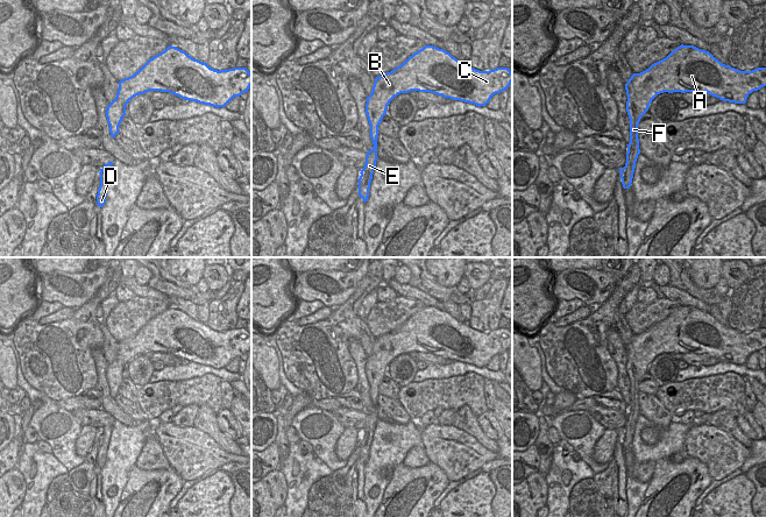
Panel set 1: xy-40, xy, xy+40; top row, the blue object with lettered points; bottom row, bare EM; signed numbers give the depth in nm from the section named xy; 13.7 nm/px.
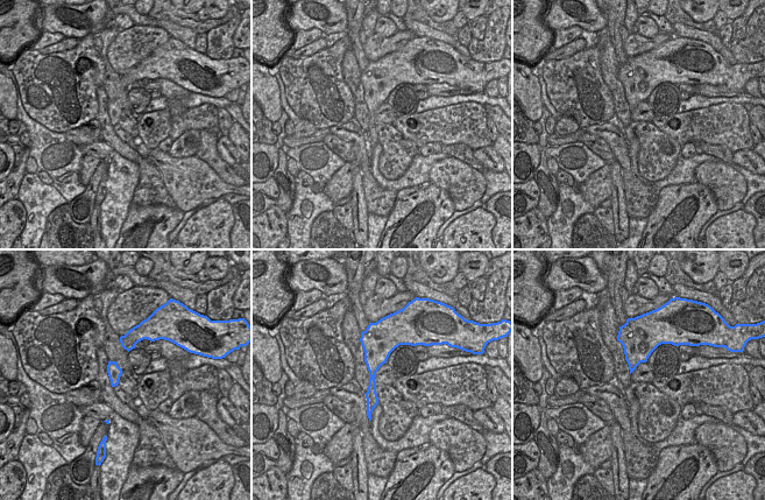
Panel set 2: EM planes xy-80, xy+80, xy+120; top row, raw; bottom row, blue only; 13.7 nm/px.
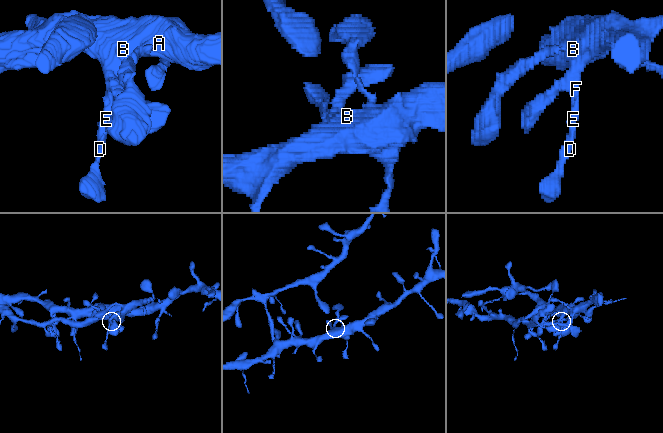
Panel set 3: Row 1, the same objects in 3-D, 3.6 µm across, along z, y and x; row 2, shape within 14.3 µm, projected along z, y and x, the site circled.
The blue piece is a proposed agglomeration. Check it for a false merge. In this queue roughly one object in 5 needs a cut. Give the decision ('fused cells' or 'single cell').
single cell

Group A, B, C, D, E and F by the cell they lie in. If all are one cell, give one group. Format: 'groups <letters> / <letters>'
groups A B C D E F

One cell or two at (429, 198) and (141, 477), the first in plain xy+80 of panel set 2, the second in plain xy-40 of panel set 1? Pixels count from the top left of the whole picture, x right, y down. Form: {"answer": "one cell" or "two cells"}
{"answer": "one cell"}

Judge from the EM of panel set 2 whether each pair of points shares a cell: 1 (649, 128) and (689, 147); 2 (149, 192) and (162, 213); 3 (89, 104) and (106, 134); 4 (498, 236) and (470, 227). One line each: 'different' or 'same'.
1: different
2: different
3: different
4: different

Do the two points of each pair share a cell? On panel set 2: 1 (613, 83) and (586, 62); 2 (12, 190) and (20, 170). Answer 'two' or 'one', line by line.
1: two
2: one

